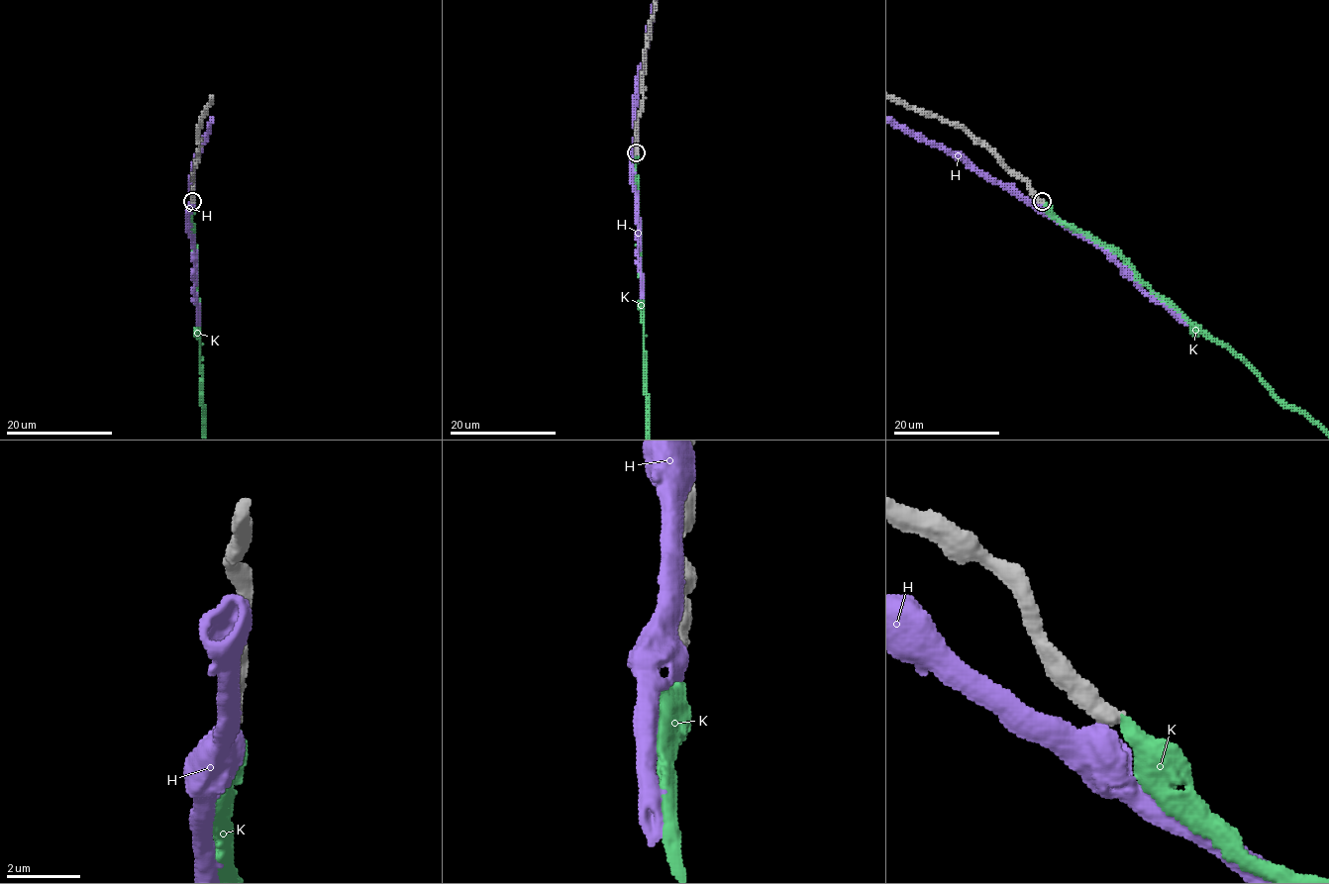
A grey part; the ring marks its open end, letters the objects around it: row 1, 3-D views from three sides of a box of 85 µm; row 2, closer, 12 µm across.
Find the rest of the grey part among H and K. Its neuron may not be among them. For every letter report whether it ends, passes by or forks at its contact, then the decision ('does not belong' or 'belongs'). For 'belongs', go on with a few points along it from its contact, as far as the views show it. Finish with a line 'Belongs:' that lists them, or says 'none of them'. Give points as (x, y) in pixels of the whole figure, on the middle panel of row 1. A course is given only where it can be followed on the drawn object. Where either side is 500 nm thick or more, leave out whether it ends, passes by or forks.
H: does not belong
K: it ends | belongs
Belongs: K

